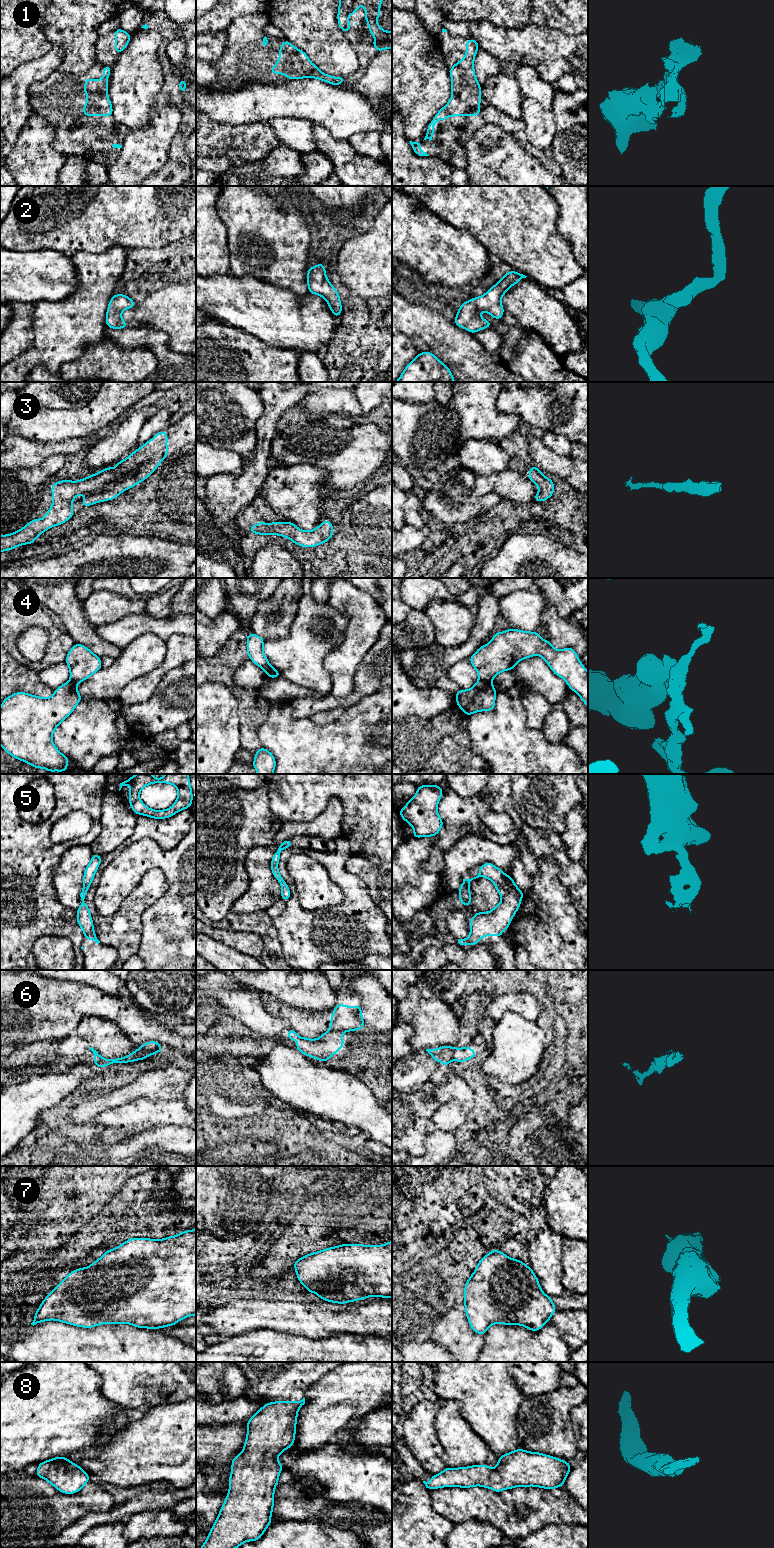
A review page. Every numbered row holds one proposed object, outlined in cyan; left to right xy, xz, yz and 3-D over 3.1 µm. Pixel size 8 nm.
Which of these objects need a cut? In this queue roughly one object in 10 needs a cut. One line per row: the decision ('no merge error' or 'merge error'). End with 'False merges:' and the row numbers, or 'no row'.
1: no merge error
2: no merge error
3: no merge error
4: merge error
5: no merge error
6: merge error
7: no merge error
8: no merge error
False merges: 4, 6

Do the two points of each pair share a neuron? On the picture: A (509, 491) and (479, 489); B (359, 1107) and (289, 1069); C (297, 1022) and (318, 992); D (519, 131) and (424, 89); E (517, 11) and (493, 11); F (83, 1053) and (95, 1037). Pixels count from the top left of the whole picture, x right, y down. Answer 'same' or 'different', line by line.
A: same
B: same
C: different
D: different
E: same
F: different

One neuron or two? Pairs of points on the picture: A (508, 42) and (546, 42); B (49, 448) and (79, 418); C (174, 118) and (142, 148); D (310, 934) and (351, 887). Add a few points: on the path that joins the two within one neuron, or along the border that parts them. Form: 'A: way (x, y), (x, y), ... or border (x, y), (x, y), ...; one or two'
A: way (517, 42), (537, 42); one
B: border (78, 437), (61, 441), (31, 442); two
C: way (166, 124), (150, 140); one
D: way (324, 928), (351, 901); one

